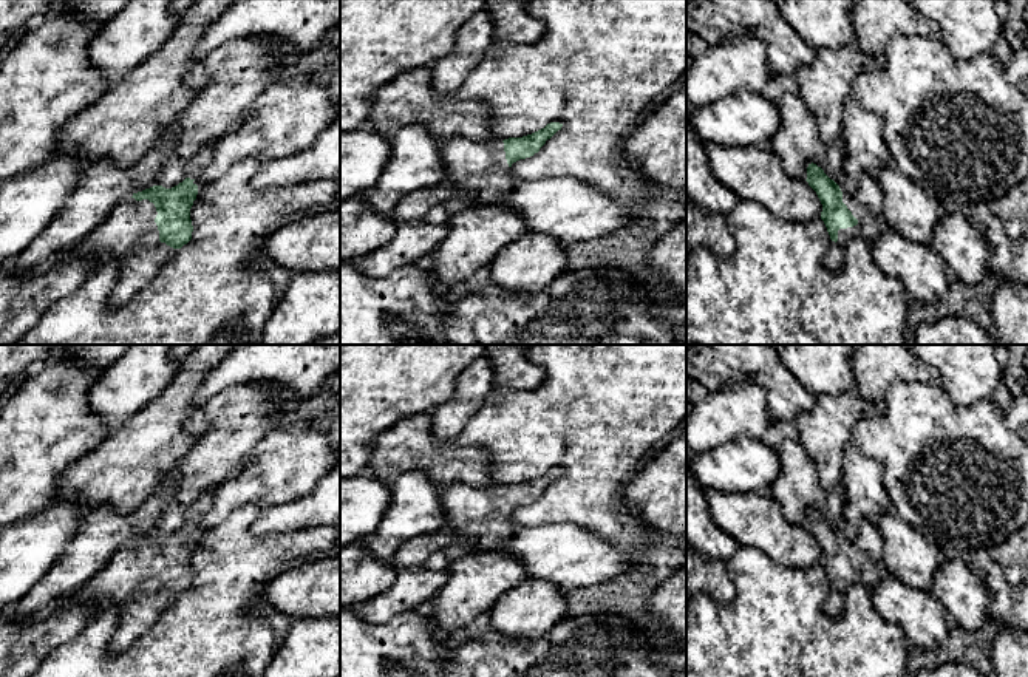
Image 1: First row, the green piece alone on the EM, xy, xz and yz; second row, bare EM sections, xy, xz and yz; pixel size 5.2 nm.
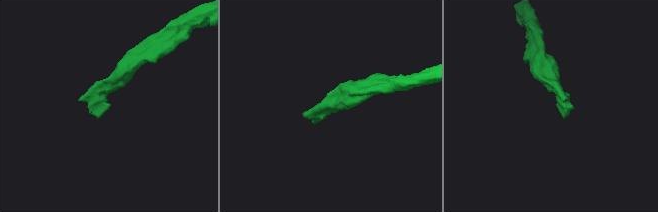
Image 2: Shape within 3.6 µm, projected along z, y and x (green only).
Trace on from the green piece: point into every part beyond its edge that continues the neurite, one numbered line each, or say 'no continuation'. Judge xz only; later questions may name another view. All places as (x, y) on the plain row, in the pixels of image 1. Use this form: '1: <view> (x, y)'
1: xz (466, 507)

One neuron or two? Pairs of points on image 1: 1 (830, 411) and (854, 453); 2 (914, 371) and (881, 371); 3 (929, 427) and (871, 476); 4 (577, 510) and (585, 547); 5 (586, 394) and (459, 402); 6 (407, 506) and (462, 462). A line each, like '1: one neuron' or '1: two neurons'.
1: two neurons
2: one neuron
3: two neurons
4: two neurons
5: two neurons
6: two neurons

